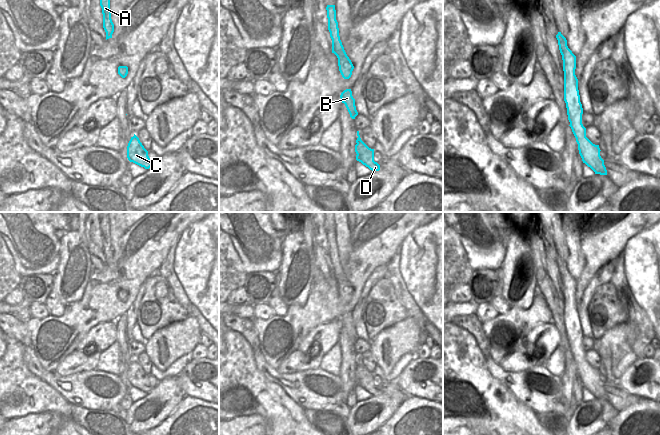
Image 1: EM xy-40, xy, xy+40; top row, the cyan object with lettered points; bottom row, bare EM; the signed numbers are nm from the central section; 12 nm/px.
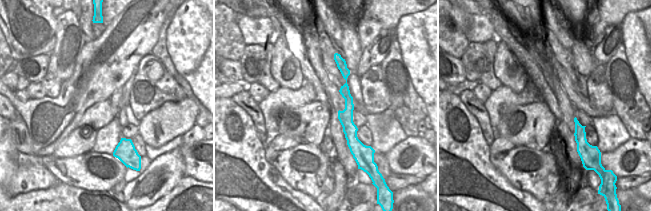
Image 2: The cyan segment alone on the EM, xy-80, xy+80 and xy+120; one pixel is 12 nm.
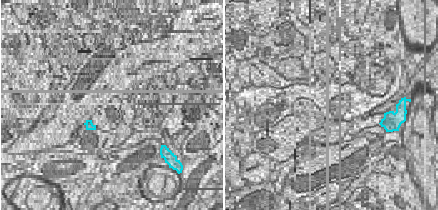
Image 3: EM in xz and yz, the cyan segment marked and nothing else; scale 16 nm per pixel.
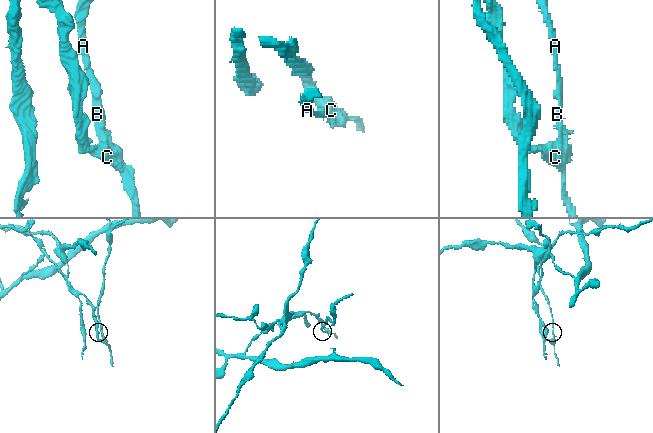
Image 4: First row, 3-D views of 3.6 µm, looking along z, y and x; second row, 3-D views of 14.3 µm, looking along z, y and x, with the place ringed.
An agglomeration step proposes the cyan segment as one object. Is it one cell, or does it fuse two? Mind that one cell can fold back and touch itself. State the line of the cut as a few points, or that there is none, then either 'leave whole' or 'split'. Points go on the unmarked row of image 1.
xy (357, 377), (361, 385) | split

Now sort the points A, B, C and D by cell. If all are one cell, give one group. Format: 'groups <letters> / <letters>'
groups A B D / C

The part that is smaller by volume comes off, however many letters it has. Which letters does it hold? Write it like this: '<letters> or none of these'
A, B, D

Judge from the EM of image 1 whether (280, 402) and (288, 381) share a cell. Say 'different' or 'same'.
different

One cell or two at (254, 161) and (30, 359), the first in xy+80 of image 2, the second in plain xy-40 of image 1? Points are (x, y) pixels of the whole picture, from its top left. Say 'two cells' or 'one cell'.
two cells

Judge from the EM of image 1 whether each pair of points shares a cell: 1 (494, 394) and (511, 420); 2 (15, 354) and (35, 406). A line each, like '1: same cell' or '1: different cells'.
1: same cell
2: same cell

